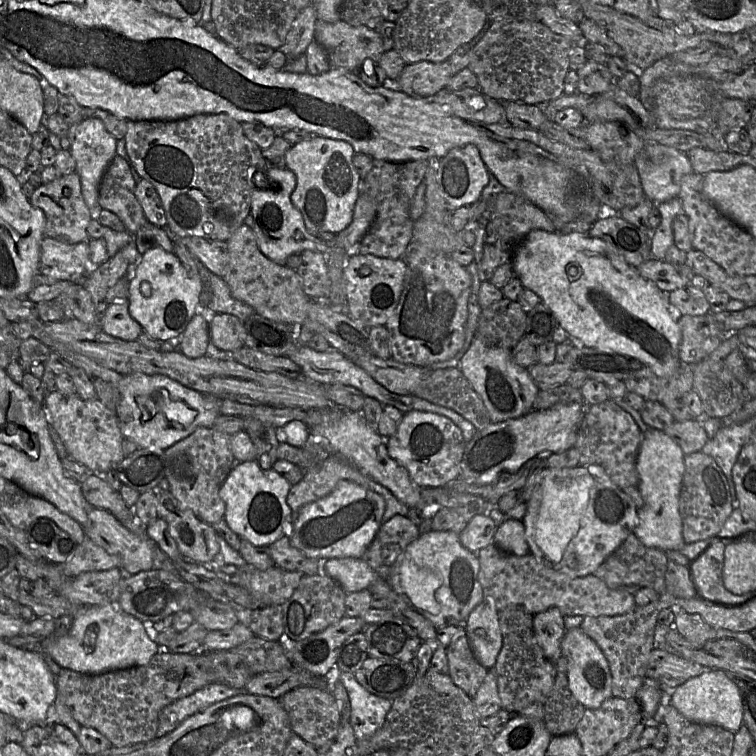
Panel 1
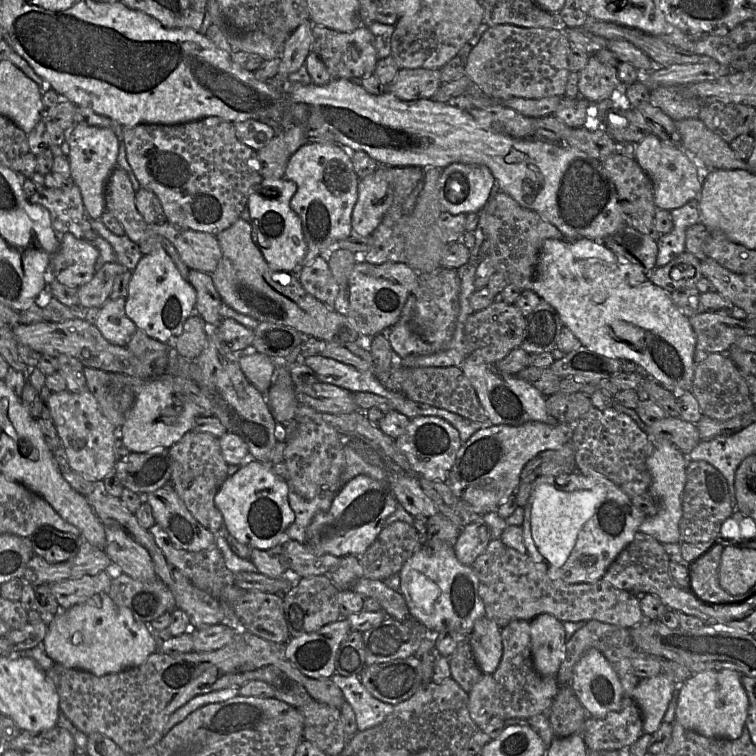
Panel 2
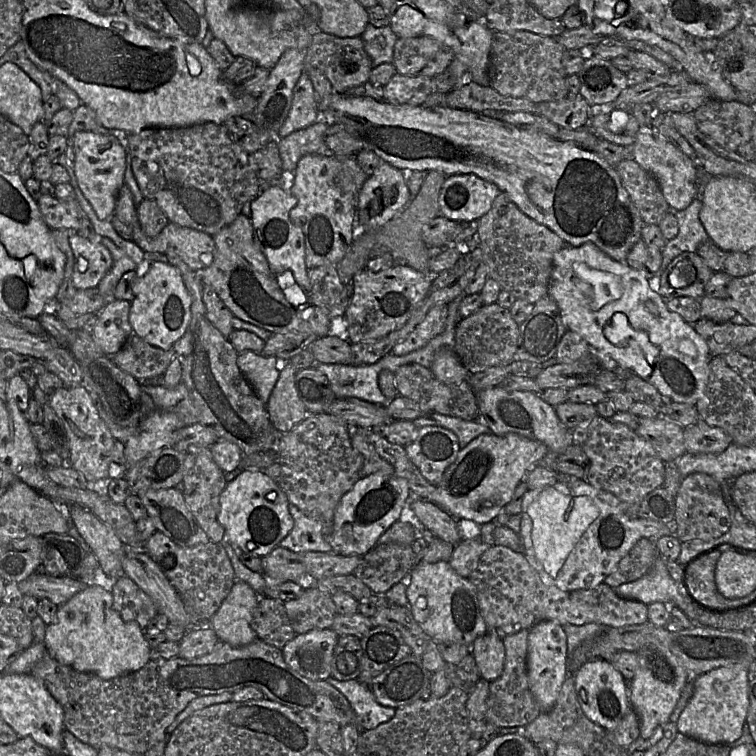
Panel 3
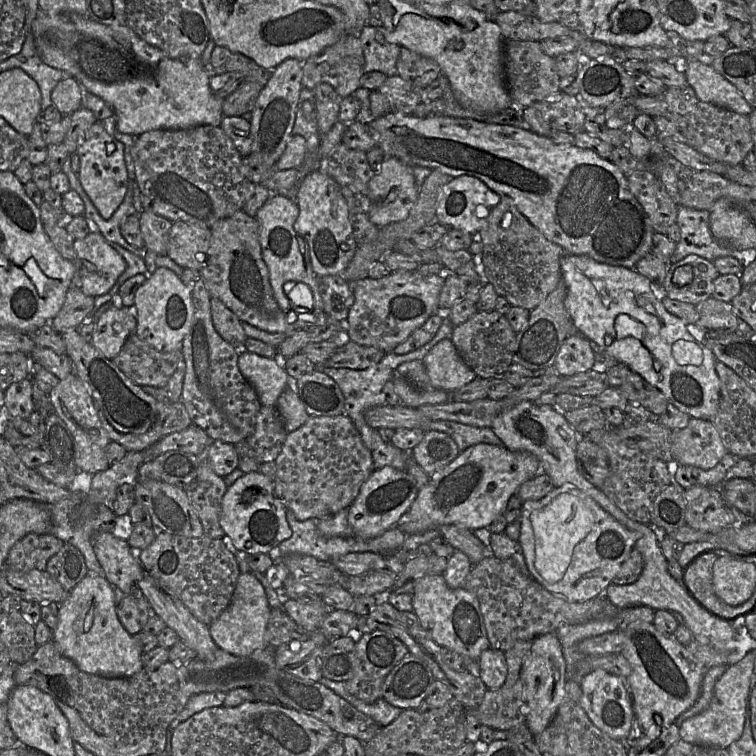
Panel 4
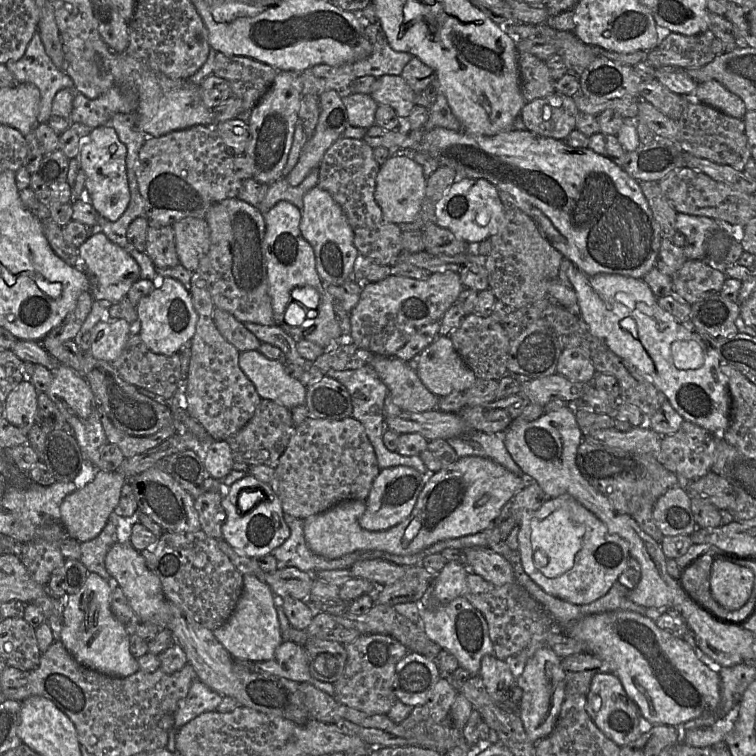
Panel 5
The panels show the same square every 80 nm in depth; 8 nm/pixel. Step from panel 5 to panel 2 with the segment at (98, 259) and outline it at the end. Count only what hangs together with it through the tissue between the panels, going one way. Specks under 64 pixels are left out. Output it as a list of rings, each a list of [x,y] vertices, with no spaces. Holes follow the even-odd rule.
[[[71,233],[60,235],[59,240],[60,245],[49,262],[52,275],[67,286],[79,287],[89,282],[96,271],[97,248]]]

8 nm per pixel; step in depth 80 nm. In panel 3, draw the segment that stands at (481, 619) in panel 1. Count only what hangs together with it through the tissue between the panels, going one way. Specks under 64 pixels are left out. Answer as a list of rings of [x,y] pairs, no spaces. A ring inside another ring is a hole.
[[[488,631],[475,639],[471,645],[471,653],[481,678],[491,683],[501,676],[506,654],[502,638]]]

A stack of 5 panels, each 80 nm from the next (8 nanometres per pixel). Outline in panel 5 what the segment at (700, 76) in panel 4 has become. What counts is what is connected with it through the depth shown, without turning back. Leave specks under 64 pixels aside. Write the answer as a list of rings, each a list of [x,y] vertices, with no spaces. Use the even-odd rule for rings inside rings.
[[[716,80],[699,83],[695,99],[734,118],[743,119],[747,113],[743,100]]]

